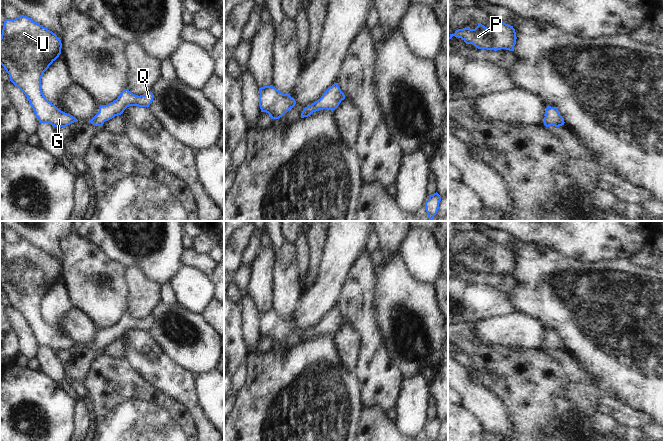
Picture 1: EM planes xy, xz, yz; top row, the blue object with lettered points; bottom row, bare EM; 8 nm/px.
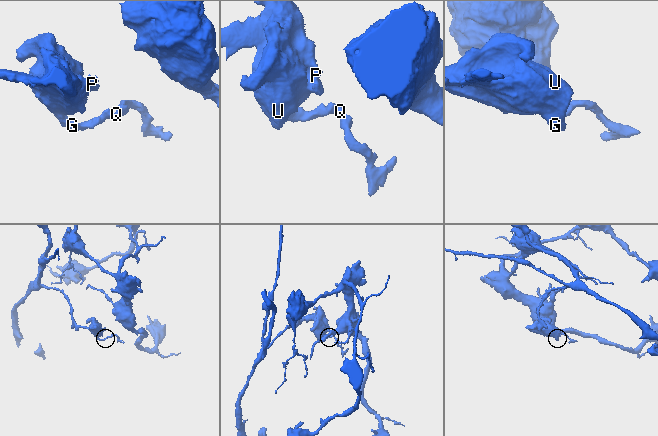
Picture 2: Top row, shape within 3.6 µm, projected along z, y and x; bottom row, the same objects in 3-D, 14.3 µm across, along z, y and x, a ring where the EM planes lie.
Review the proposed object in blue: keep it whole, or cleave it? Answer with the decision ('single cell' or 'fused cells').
single cell

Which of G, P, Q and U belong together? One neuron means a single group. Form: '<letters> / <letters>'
G P Q U

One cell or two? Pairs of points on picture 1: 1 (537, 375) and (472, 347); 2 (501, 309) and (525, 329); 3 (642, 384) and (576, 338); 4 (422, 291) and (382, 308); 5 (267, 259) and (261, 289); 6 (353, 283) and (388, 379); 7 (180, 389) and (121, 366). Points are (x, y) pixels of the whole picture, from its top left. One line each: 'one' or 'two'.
1: one
2: two
3: one
4: one
5: one
6: one
7: two

